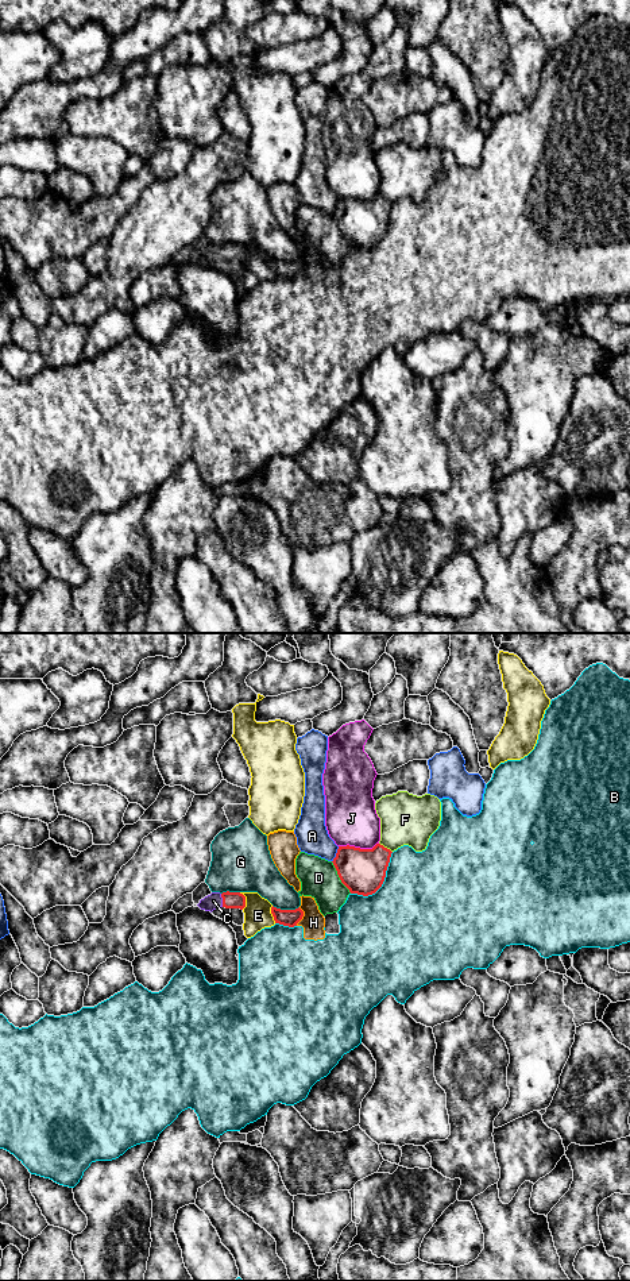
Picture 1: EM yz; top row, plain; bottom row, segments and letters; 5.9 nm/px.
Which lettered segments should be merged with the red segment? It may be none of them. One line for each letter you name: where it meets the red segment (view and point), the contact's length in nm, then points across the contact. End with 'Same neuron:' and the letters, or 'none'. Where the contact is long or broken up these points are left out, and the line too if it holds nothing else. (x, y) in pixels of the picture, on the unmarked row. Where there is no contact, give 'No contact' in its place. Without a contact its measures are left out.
C: Touches red at yz (223, 253). Shared border 80 nm. Path across: yz (230, 251), (223, 253), (213, 253)
Same neuron: C

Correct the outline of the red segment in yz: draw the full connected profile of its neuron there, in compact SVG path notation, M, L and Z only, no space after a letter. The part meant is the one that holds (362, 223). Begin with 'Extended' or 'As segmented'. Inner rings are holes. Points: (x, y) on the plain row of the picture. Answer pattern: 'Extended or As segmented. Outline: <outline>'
As segmented. Outline: M380 196L372 201L339 198L333 217L341 235L351 246L368 248L383 236L391 202Z

